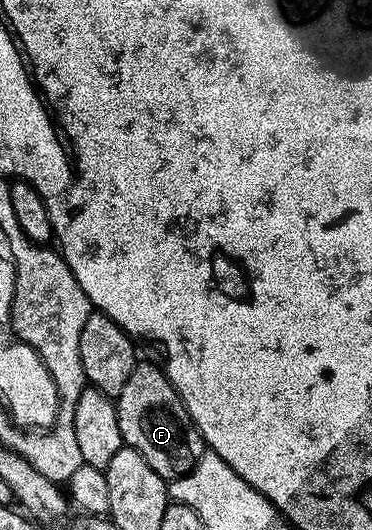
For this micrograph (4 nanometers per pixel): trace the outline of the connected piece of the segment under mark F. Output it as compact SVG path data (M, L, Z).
M137 364L131 371L131 379L127 379L123 391L115 398L115 404L122 442L130 449L139 450L143 459L151 463L151 471L158 473L167 483L188 478L193 468L199 463L199 459L207 451L207 446L203 435L195 427L183 399L167 379L164 368L160 364Z

